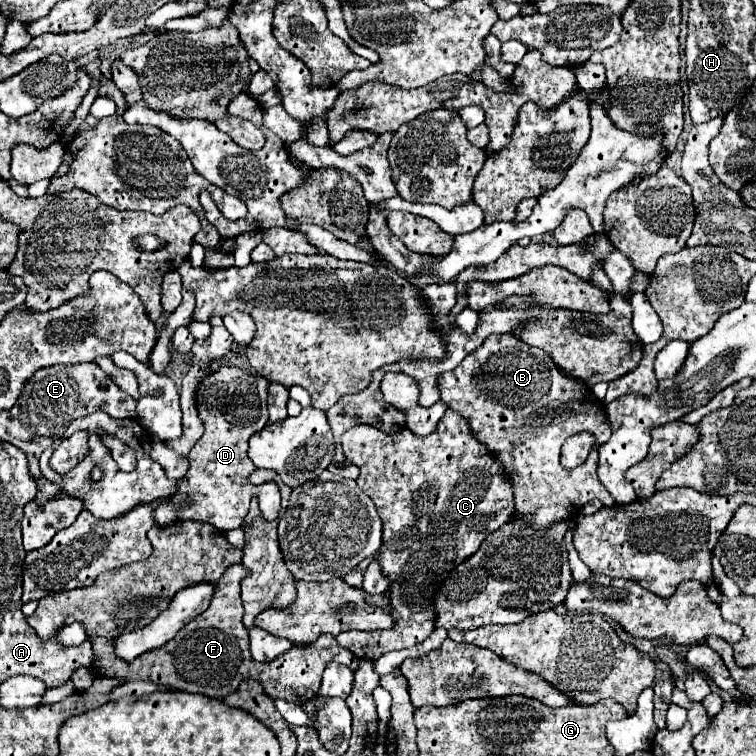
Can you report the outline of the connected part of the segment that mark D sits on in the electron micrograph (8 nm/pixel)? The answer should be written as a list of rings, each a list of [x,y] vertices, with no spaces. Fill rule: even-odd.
[[[219,366],[219,370],[207,374],[197,388],[197,412],[203,420],[205,432],[189,452],[189,470],[185,478],[179,480],[179,488],[171,502],[177,506],[179,520],[195,520],[195,522],[209,522],[217,530],[227,532],[239,528],[243,518],[249,512],[249,502],[255,494],[255,486],[247,482],[247,476],[255,470],[255,464],[247,456],[247,440],[265,428],[269,414],[267,414],[267,388],[269,382],[261,374],[249,374],[235,366]]]

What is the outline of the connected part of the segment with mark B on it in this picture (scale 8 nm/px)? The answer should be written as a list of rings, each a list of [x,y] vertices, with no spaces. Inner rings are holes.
[[[491,334],[475,352],[465,356],[465,360],[455,370],[439,374],[437,380],[441,400],[467,420],[471,434],[491,452],[491,456],[495,456],[497,462],[501,462],[503,472],[509,476],[515,496],[513,520],[523,520],[531,528],[543,532],[553,522],[575,520],[581,514],[583,504],[587,504],[589,500],[597,498],[605,506],[615,504],[611,494],[605,490],[595,474],[597,448],[611,436],[611,424],[605,414],[605,404],[593,396],[591,388],[587,388],[583,380],[575,380],[563,374],[543,350],[531,348],[511,334]],[[577,432],[591,432],[595,436],[595,448],[591,448],[585,464],[569,470],[563,468],[559,460],[561,444],[565,442],[565,436],[573,436]]]

